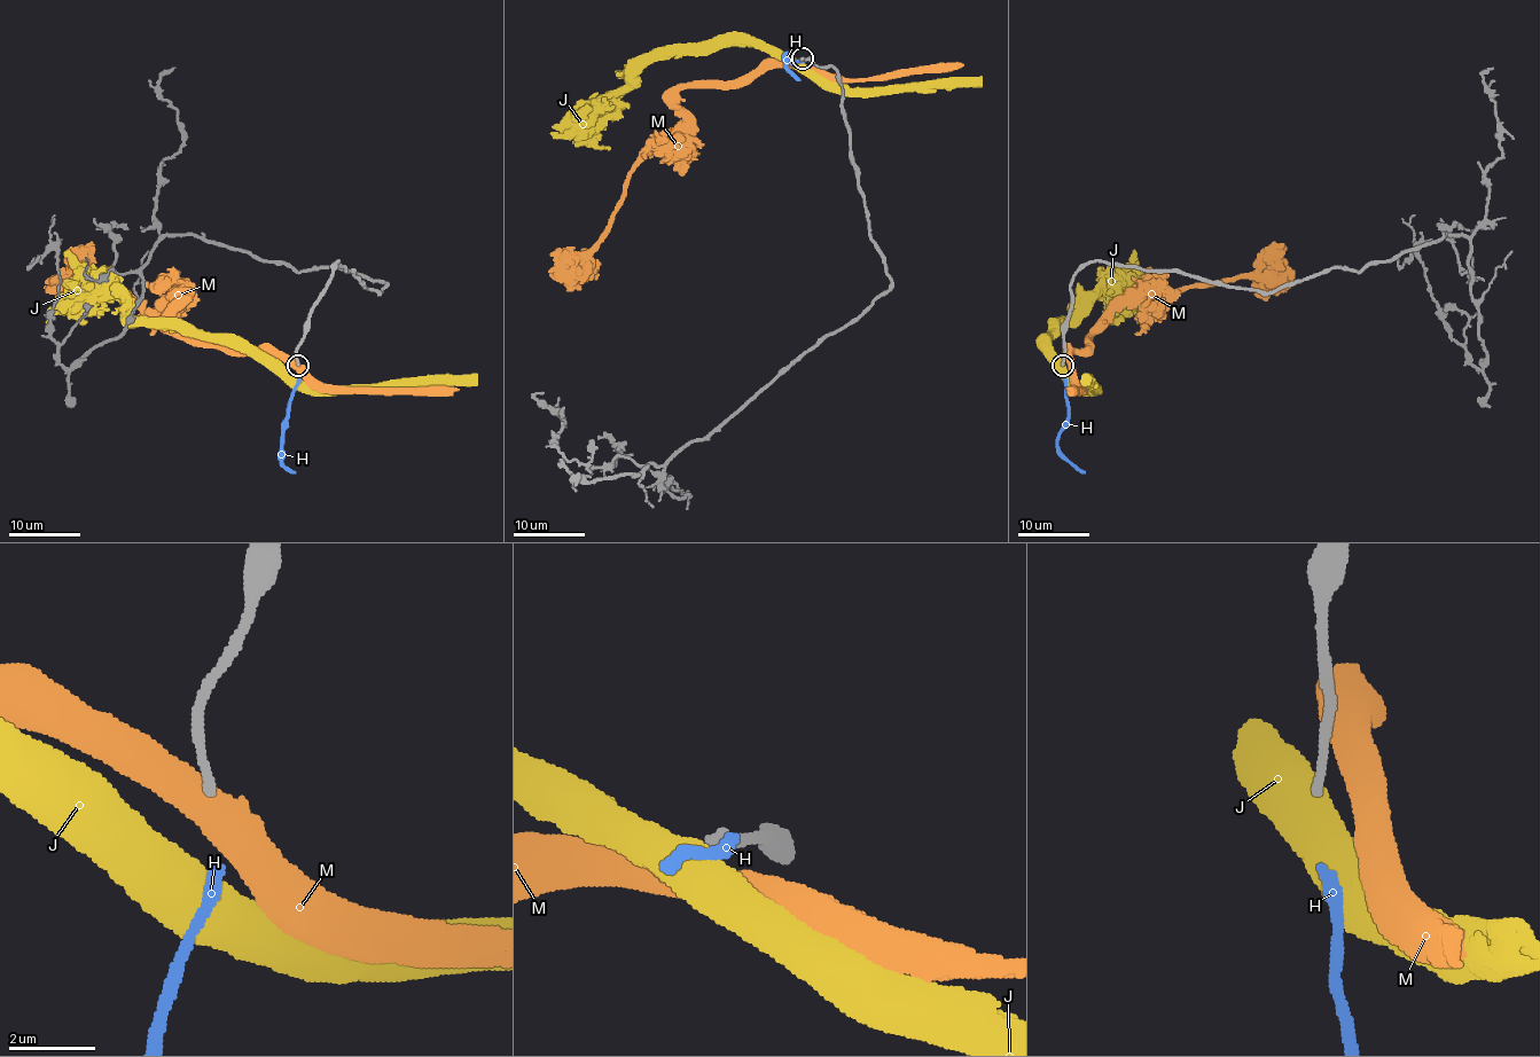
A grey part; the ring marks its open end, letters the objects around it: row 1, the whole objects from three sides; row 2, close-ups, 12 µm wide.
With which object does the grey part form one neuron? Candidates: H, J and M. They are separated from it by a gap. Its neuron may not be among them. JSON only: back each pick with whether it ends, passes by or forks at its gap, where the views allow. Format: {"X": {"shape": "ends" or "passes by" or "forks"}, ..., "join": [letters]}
{"join": []}

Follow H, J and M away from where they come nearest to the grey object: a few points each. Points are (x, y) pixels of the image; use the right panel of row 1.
H: (1063, 377), (1068, 419), (1058, 435), (1057, 448), (1084, 472)
J: (1064, 372), (1052, 355), (1050, 339), (1066, 320), (1093, 298), (1122, 298), (1140, 312), (1138, 321)
M: (1068, 366), (1068, 358), (1079, 353), (1124, 304), (1154, 308), (1181, 287), (1237, 279), (1276, 287)

